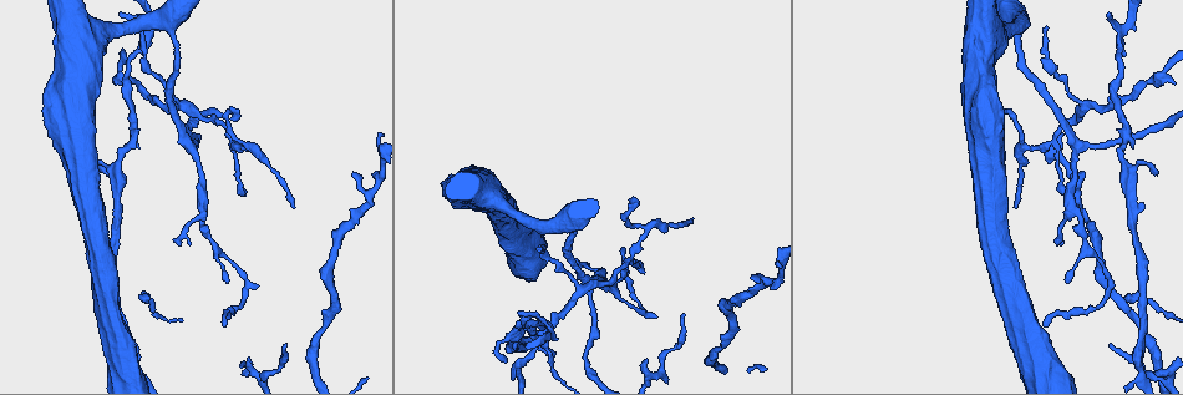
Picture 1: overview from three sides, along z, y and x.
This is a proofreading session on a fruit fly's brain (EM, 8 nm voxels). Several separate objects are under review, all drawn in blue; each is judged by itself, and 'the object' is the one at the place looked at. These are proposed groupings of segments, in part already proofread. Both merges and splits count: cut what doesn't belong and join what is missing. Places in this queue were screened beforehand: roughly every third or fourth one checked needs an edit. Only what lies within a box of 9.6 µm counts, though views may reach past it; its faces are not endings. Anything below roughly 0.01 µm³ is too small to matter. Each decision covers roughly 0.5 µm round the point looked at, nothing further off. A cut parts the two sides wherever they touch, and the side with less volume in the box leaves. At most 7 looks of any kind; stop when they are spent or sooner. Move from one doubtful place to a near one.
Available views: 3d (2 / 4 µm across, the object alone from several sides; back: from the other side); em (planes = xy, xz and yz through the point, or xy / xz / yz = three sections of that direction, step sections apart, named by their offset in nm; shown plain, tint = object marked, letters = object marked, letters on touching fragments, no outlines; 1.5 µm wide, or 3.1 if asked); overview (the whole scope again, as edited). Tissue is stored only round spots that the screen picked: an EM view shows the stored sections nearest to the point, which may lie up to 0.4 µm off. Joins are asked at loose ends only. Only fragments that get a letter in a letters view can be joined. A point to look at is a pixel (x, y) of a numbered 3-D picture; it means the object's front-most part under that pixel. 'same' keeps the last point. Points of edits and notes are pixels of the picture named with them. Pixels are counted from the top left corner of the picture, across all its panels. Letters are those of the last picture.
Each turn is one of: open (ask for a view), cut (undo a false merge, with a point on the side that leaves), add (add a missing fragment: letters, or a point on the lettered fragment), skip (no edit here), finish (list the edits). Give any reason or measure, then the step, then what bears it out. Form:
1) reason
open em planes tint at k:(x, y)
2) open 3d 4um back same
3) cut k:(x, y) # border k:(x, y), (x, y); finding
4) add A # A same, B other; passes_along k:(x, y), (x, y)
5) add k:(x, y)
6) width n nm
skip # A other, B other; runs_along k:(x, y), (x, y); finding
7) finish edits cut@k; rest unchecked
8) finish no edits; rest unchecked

sharp bend
open em xy step 4 tint at 1:(630, 213)

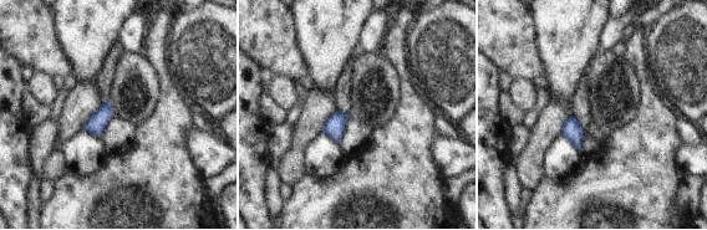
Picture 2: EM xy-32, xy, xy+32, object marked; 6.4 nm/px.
open em planes letters same

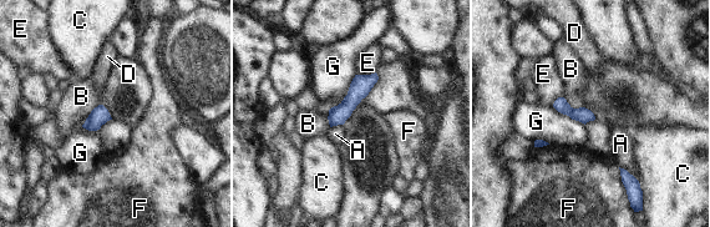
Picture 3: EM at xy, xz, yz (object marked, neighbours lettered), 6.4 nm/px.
width 100 nm
skip # A other, B other, C other, D other, E other, F other, G other; runs_along 3:(374, 76), (333, 122); all the same neuron

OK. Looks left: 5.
an open end
open em yz step 4 letters at 1:(1055, 243)

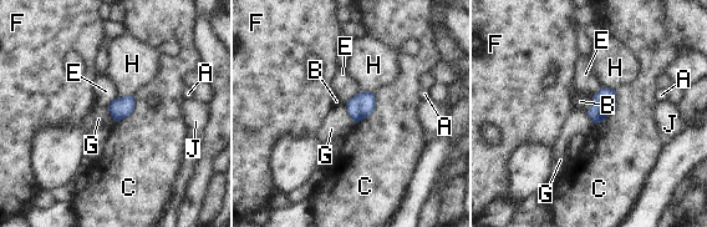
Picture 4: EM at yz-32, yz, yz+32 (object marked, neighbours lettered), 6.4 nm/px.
width 140 nm
skip # A other, B other, C other, E other, F other, G other, H other, J other; none of them fits

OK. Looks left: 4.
tapers out
open 3d 4um at 1:(642, 273)

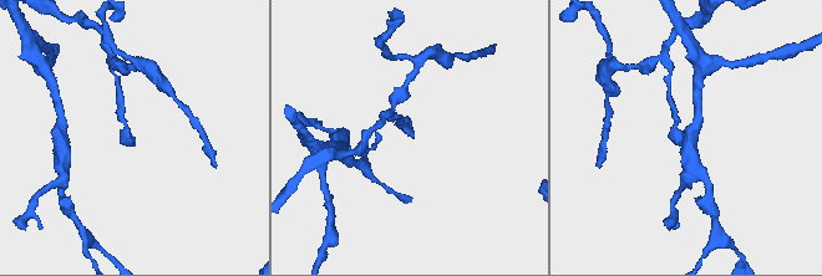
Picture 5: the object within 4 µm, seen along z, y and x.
now the EM
open em xy step 4 letters at 5:(413, 137)

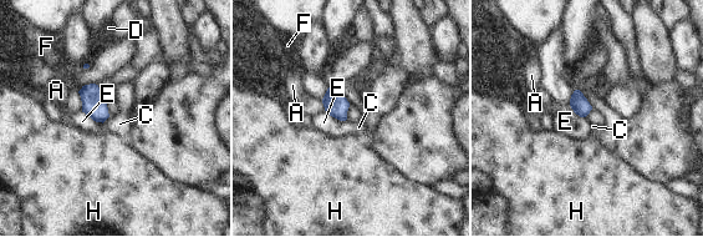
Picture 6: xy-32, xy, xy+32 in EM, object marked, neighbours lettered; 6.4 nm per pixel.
open em planes letters same

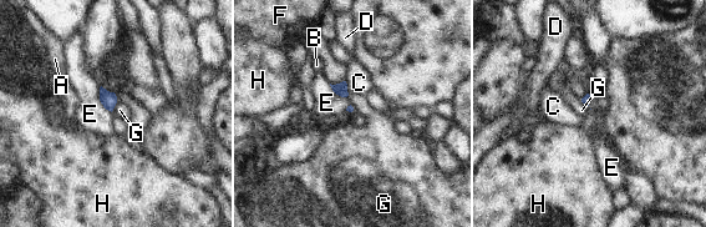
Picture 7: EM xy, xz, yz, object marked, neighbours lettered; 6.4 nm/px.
skip # A other, B other, C other, D other, E other, F other, G other, H other; border 7:(117, 102), (111, 111); none of them fits

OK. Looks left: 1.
finish no edits; rest unchecked

